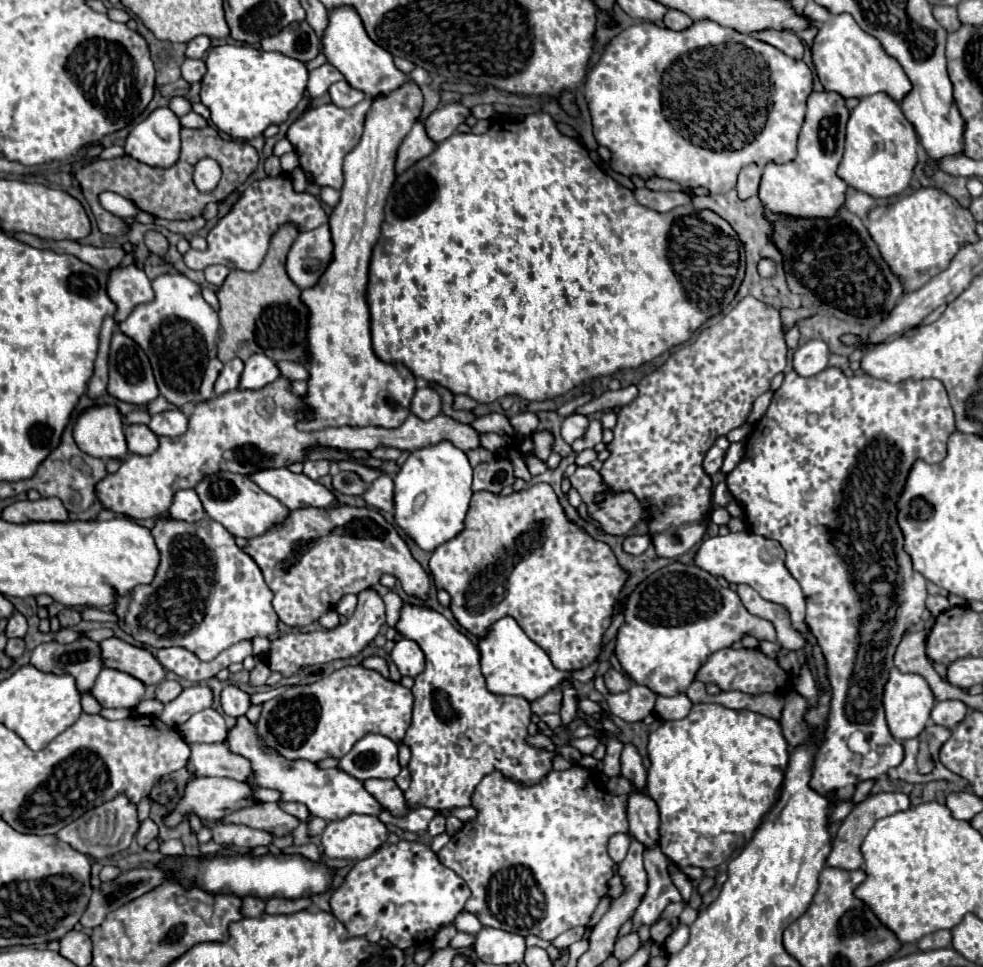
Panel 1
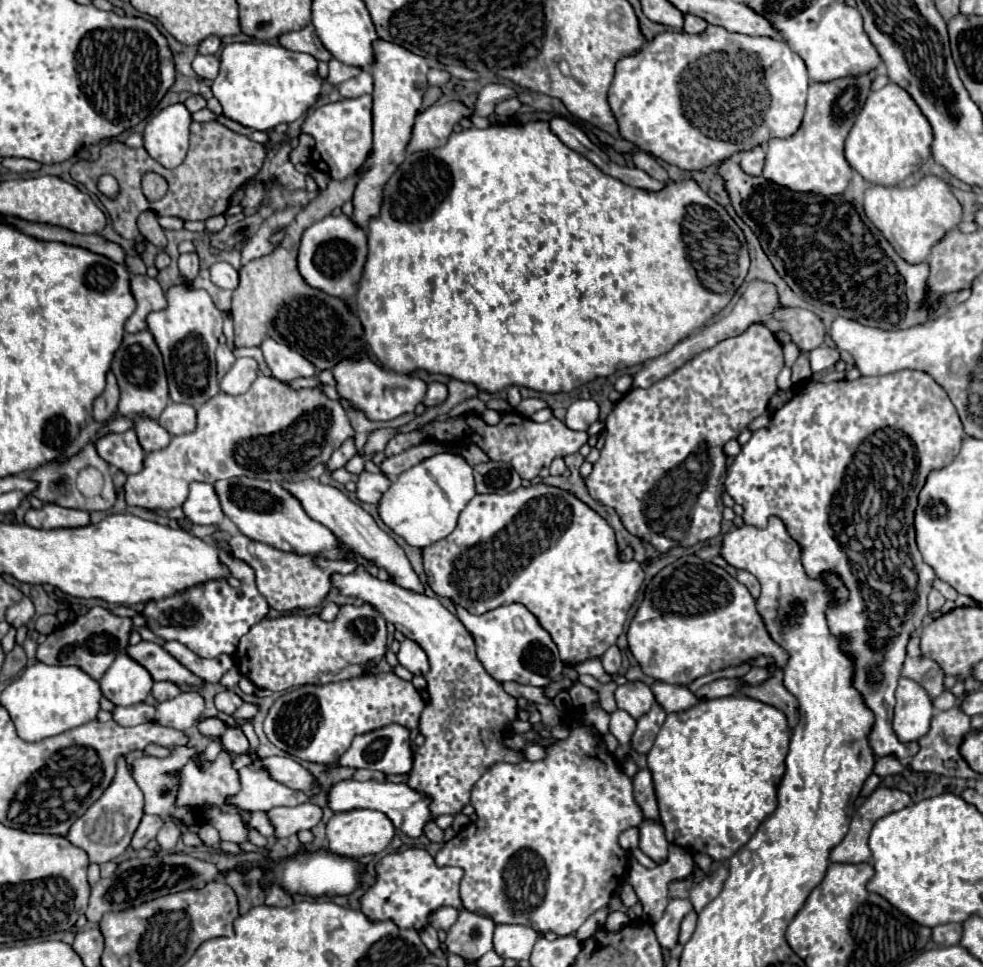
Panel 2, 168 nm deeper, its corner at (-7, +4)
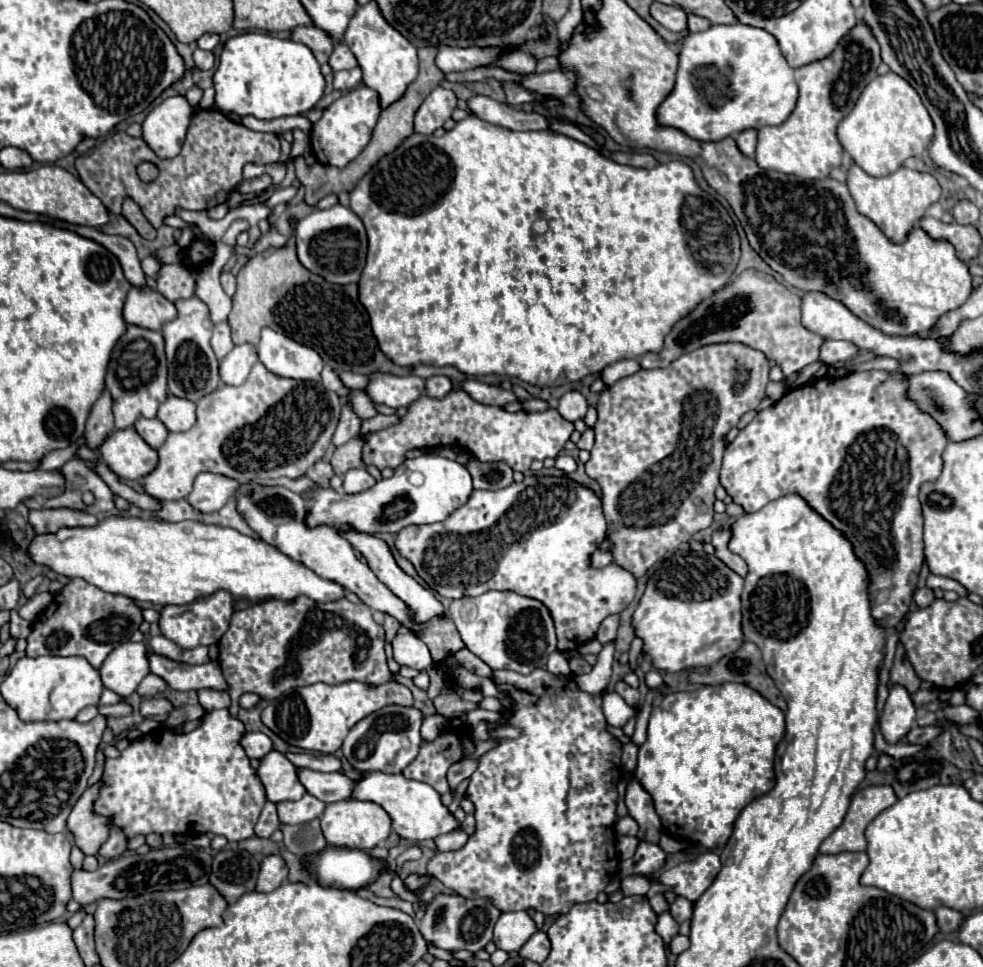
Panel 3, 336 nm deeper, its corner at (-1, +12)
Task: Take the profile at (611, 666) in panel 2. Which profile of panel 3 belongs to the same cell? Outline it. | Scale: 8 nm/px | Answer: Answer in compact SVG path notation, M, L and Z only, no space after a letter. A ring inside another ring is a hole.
M614 614L614 616L608 616L606 620L602 620L602 624L598 628L598 636L596 636L602 644L606 644L606 642L610 642L610 640L616 638L618 620L620 620L620 614Z

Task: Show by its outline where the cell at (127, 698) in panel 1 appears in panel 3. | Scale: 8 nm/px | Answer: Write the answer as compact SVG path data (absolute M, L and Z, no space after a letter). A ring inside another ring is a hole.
M126 642L120 644L110 656L104 660L102 682L108 690L114 690L120 696L130 696L140 680L150 674L148 668L148 650L144 642Z

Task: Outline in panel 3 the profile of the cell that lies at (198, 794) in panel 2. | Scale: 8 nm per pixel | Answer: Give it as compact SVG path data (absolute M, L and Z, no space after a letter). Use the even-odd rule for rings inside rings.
M229 709L204 712L202 724L190 732L176 732L170 728L154 730L120 752L116 758L106 758L102 772L100 794L94 800L94 812L106 816L112 828L120 830L128 840L148 834L220 834L228 842L240 842L254 836L254 826L266 804L266 790L258 780L258 772L252 768L250 758L240 746L240 738L246 734L244 724L230 716Z

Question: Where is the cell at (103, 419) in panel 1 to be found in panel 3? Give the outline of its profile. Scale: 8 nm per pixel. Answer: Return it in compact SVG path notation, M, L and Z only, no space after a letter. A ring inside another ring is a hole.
M134 428L112 432L100 446L100 456L122 480L140 480L158 464L158 452L150 448Z

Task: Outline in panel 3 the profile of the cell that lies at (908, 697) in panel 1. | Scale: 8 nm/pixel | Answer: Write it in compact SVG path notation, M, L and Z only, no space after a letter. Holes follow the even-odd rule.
M892 686L878 720L884 740L888 744L896 744L910 732L914 722L916 722L916 706L910 694L902 686Z

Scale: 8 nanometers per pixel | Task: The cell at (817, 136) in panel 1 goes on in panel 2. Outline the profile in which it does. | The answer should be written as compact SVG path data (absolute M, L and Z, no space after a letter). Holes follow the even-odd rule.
M876 74L850 76L832 82L812 82L808 88L808 104L802 126L790 138L772 138L766 144L764 178L774 184L792 188L792 192L816 192L818 196L842 194L852 180L852 168L844 158L844 142L858 110L870 94L870 82Z

